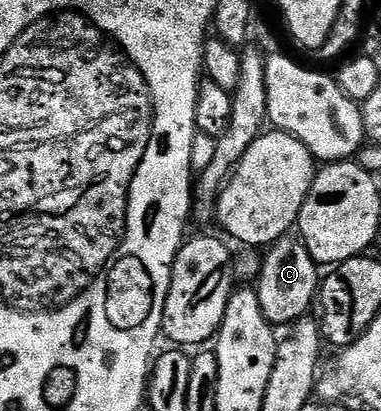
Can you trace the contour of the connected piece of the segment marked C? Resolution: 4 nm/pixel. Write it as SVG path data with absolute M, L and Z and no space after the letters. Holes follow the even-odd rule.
M284 237L271 244L262 256L257 276L261 313L273 325L294 325L312 310L321 282L321 267L313 261L309 249L298 237ZM268 254L268 255L267 255ZM267 255L267 256L266 256Z

